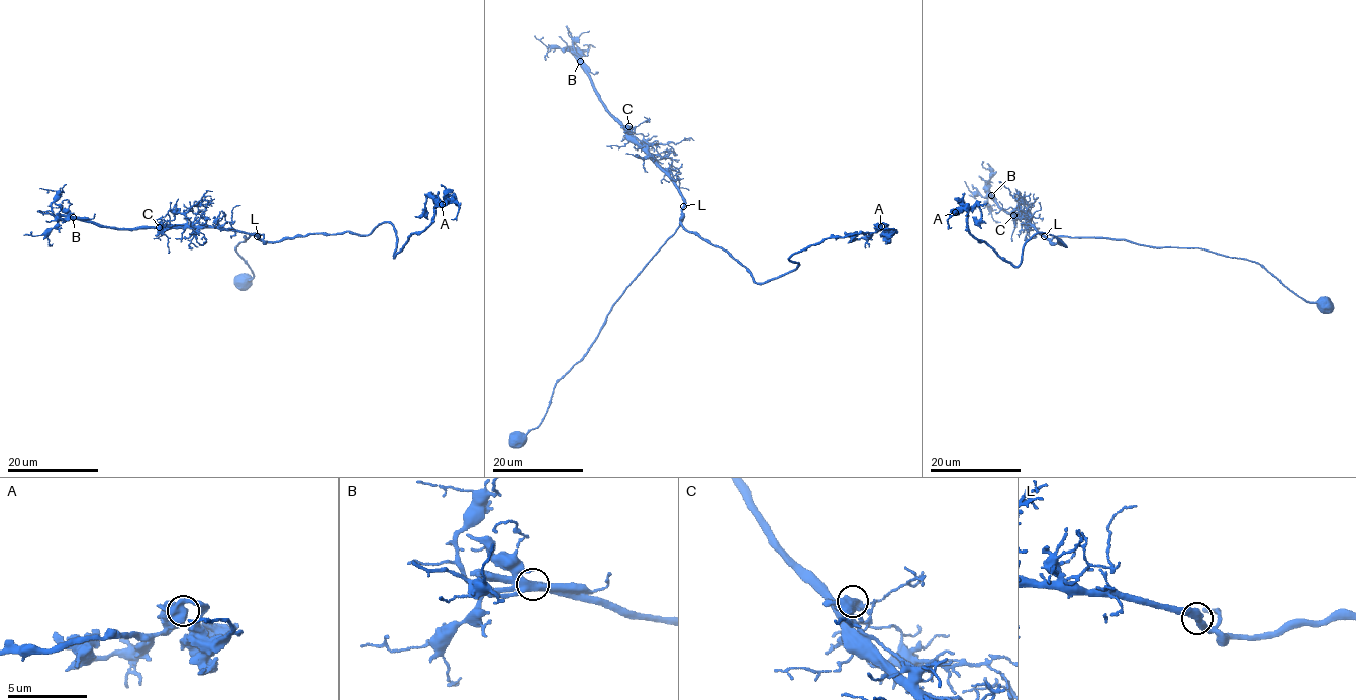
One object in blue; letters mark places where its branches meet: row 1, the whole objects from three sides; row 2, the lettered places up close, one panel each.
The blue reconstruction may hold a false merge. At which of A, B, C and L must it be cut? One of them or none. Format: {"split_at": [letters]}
{"split_at": []}

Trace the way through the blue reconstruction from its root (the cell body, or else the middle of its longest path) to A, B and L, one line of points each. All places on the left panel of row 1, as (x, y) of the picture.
A: (245, 279), (254, 275), (235, 251), (243, 235), (369, 235), (391, 223), (395, 257), (442, 204)
B: (245, 279), (254, 274), (236, 246), (243, 235), (262, 234), (116, 229), (73, 217)
L: (245, 279), (254, 274), (236, 246), (245, 242), (243, 235), (257, 237)

